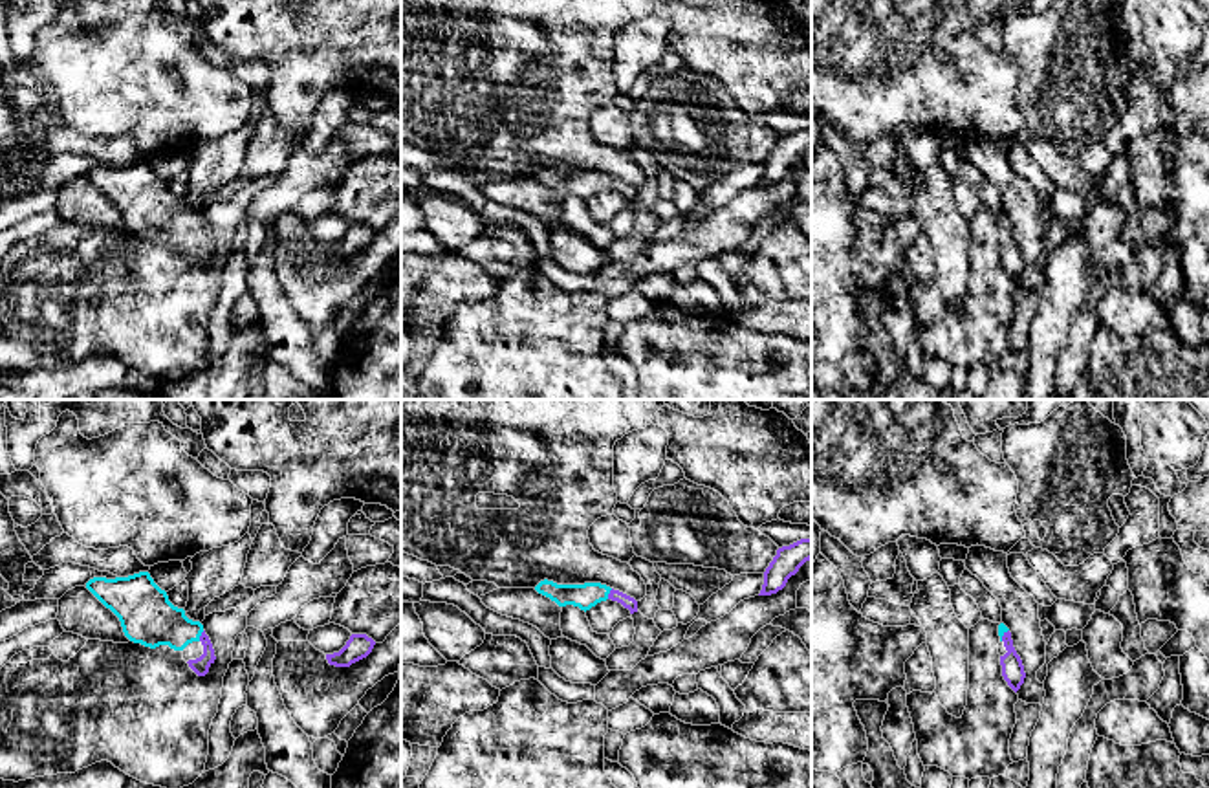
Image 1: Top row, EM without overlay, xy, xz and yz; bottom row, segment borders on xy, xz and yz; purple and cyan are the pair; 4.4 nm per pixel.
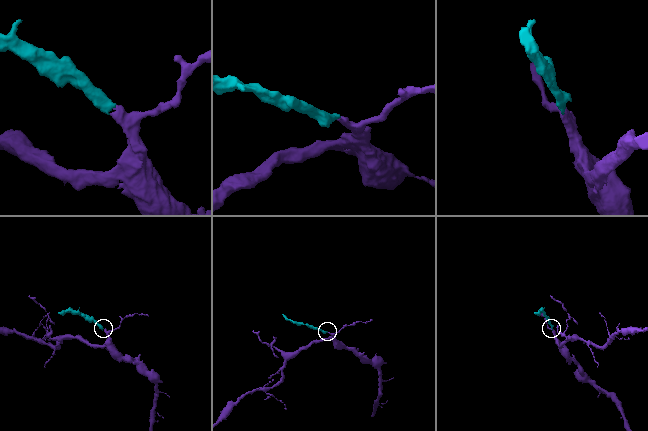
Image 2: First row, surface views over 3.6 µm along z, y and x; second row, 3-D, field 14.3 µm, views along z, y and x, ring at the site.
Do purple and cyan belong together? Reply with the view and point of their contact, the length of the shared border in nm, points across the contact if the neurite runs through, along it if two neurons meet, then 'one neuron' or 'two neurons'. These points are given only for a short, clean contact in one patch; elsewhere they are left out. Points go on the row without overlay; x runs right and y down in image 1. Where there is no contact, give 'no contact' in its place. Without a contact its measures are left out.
xy (200, 226) | 50 nm | across xy (200, 255), (207, 246), (200, 226), (147, 206) | one neuron

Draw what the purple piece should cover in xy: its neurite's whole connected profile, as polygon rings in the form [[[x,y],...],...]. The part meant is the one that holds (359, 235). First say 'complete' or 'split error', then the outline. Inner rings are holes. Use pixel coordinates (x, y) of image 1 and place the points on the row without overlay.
complete | [[[352,224],[346,235],[339,242],[326,244],[326,249],[335,257],[350,257],[352,253],[366,247],[374,235],[376,231],[366,224]]]

